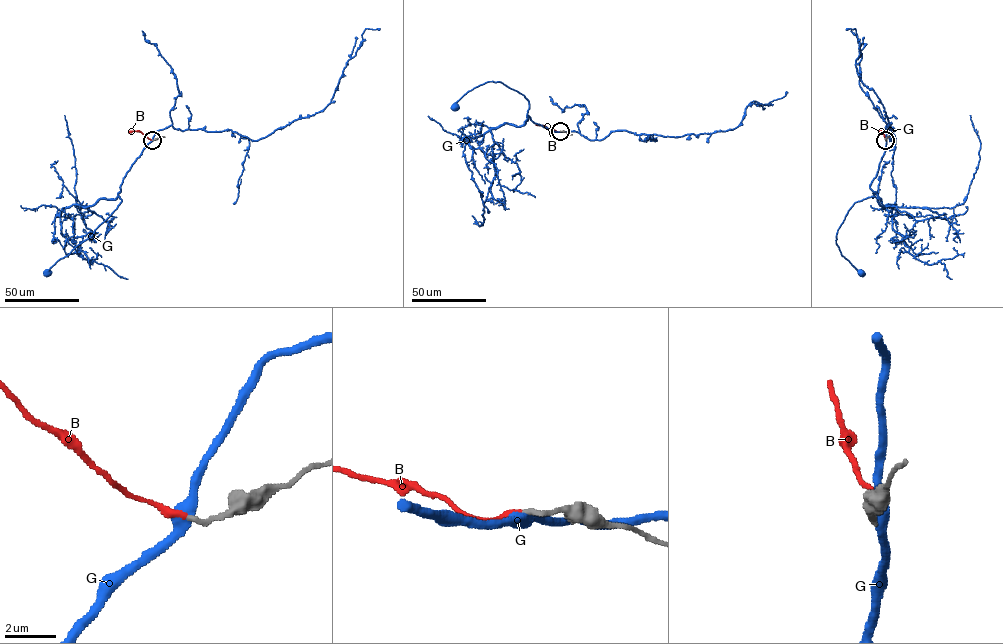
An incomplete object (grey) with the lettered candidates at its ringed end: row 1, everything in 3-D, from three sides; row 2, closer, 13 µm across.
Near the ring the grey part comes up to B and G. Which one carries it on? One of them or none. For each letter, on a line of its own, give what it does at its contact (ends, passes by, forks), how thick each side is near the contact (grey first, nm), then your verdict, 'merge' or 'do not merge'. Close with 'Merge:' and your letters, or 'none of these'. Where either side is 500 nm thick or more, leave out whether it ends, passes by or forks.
B: it ends; calibres 200 and 240 nm; merge
G: it passes by; calibres 200 and 480 nm; do not merge
Merge: B

